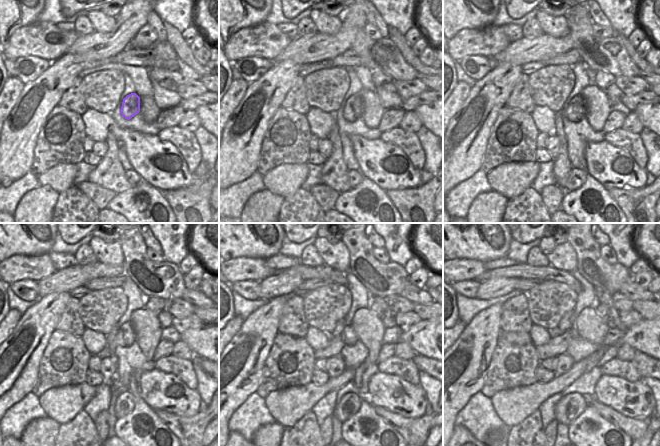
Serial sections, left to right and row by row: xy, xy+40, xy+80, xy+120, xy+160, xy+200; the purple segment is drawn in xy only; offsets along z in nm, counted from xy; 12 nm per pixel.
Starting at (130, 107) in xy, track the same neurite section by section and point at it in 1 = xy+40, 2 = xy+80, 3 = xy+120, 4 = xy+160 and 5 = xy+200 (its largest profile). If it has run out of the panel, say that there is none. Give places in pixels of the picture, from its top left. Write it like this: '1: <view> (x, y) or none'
1: xy+40 (354, 108)
2: xy+80 (576, 110)
3: xy+120 (126, 336)
4: xy+160 (348, 336)
5: xy+200 (558, 345)

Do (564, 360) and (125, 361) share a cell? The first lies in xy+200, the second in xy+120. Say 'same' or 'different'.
different

